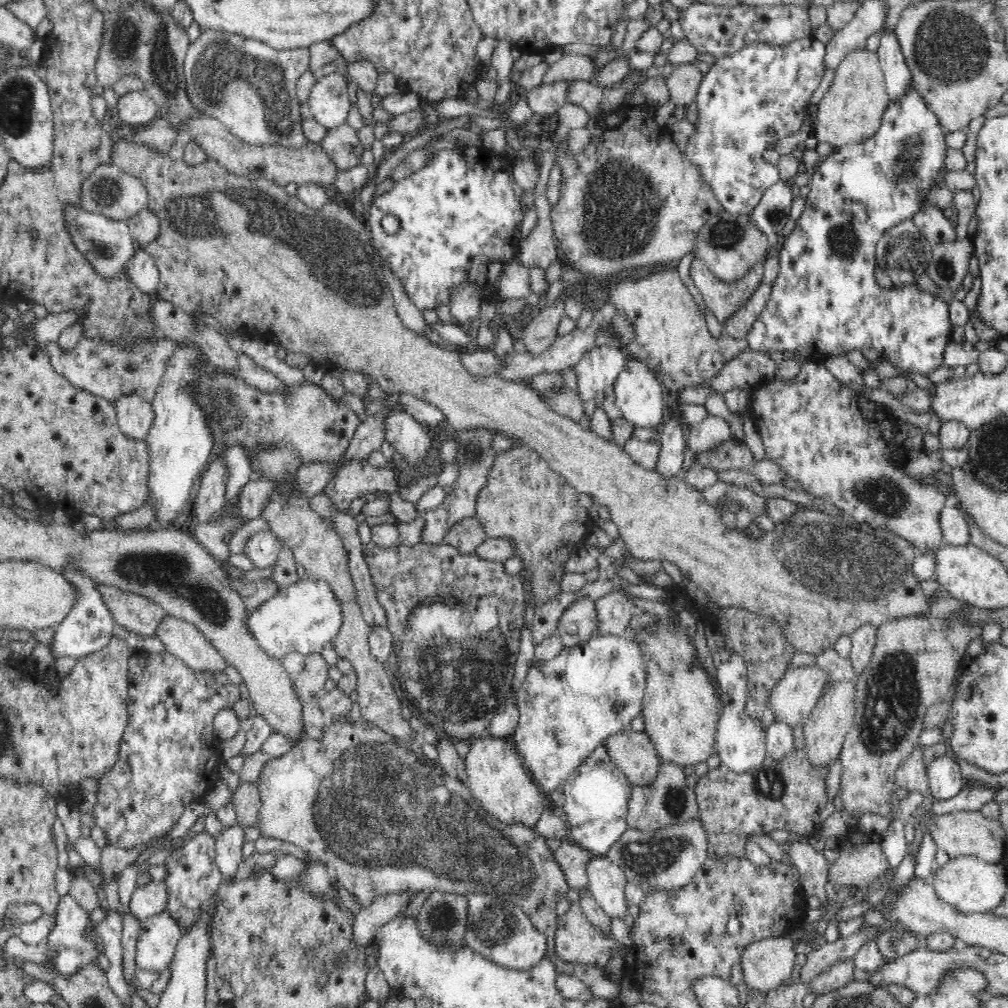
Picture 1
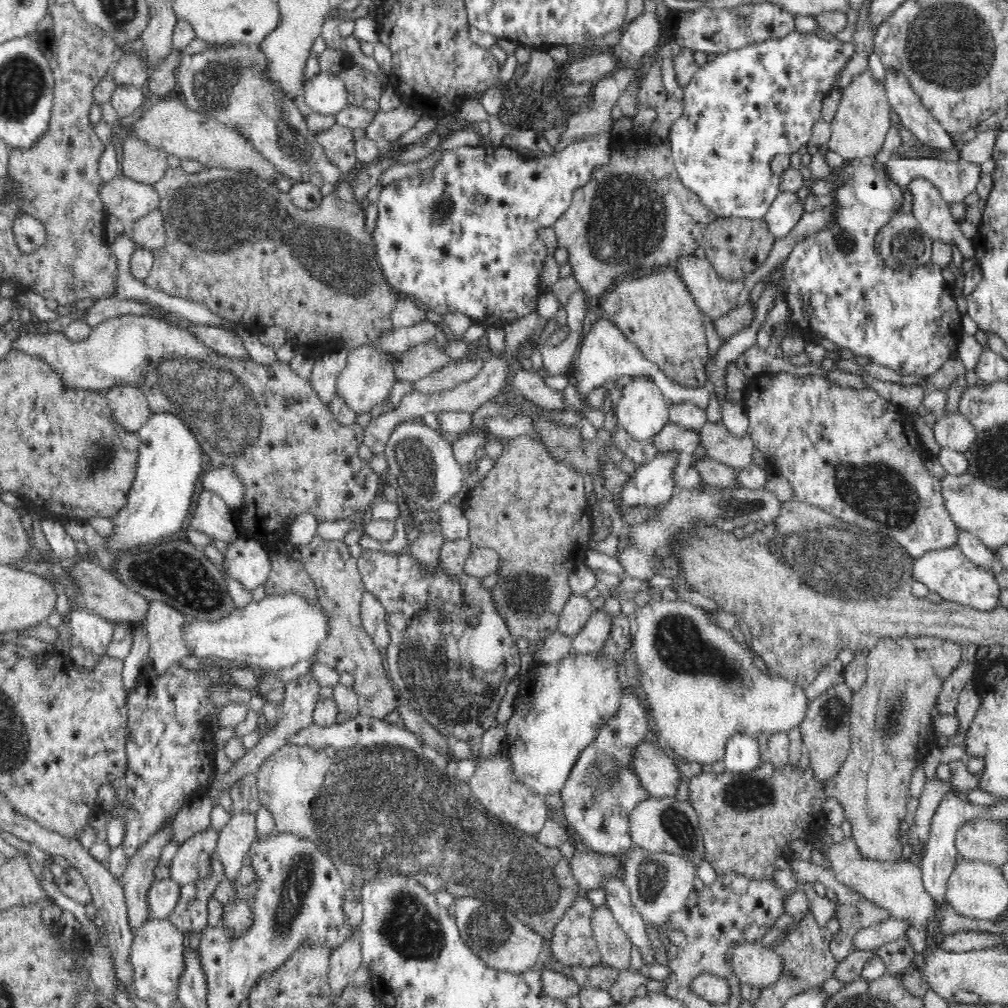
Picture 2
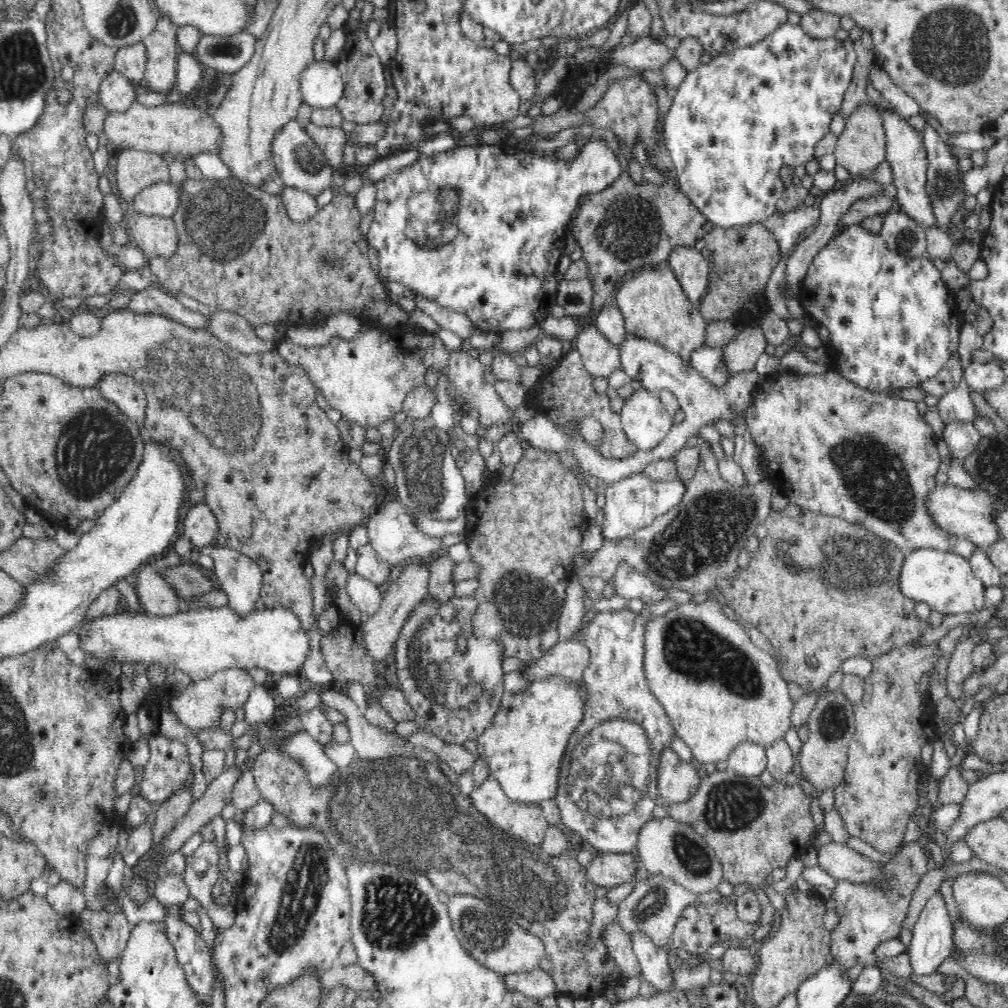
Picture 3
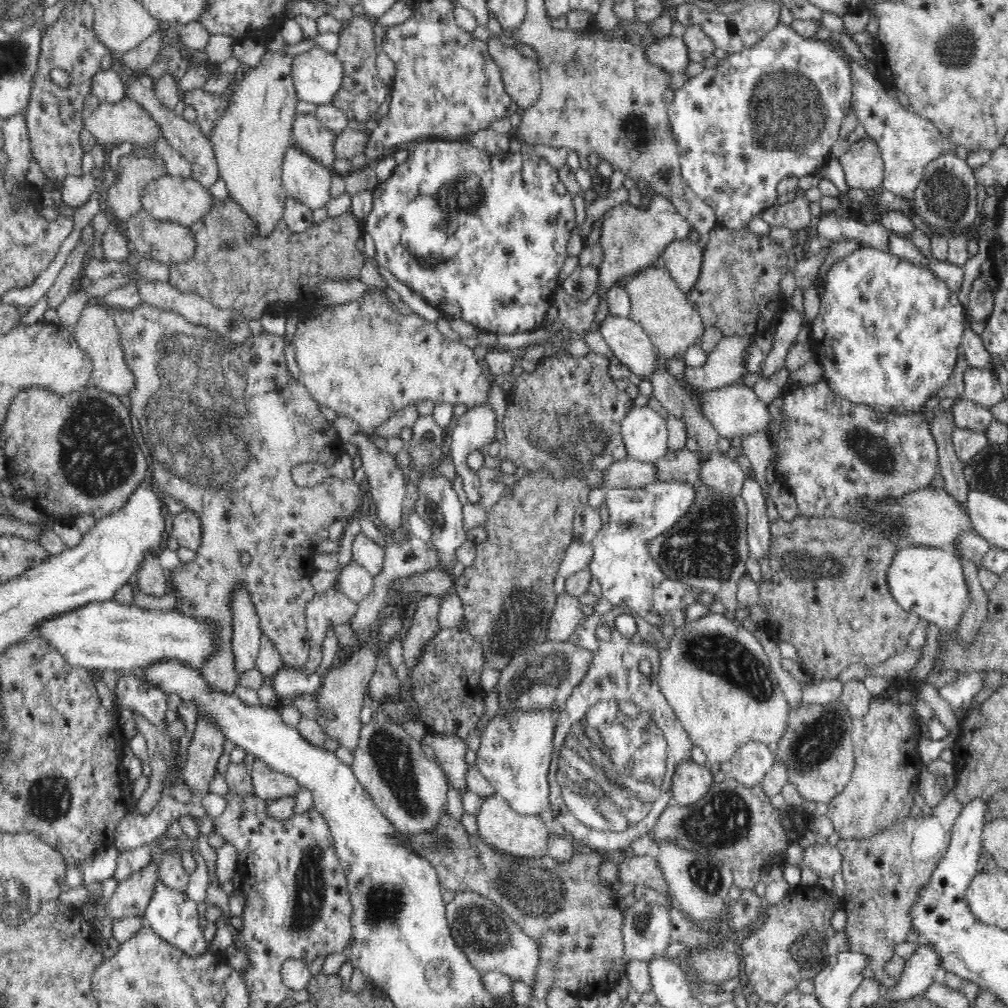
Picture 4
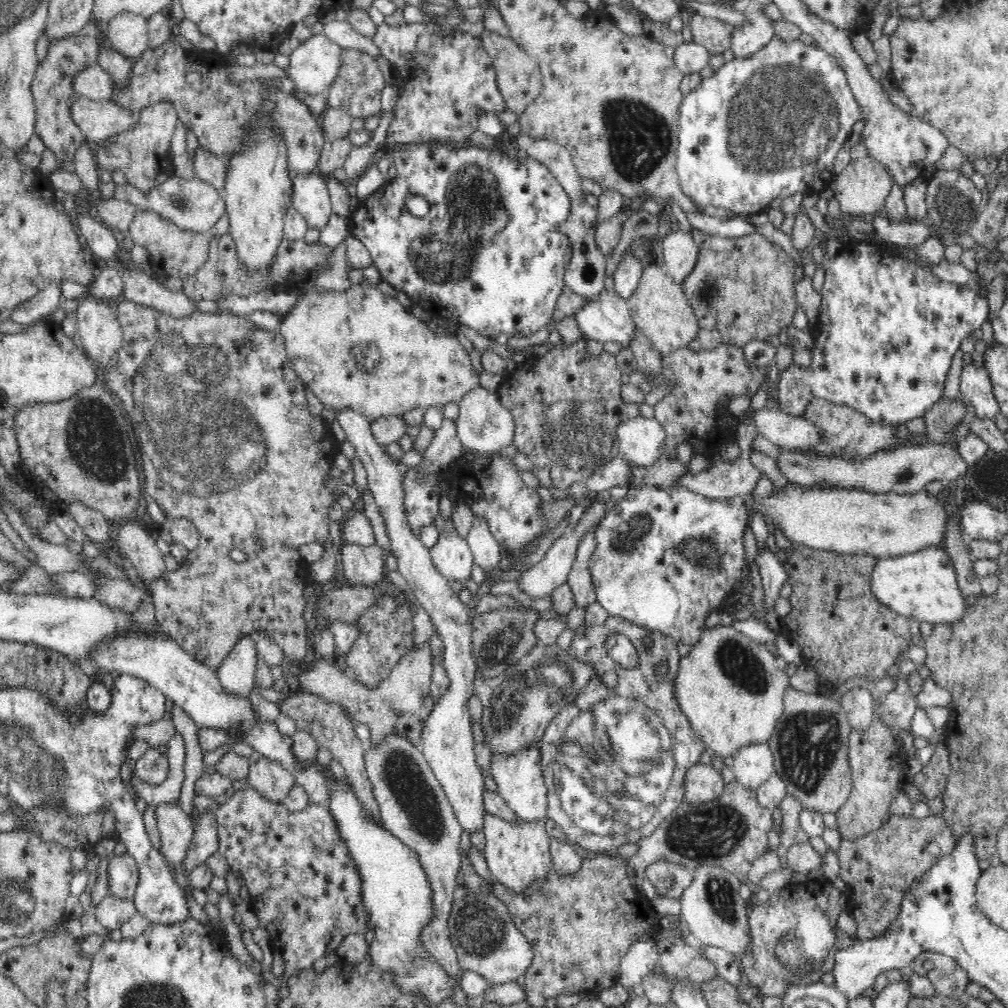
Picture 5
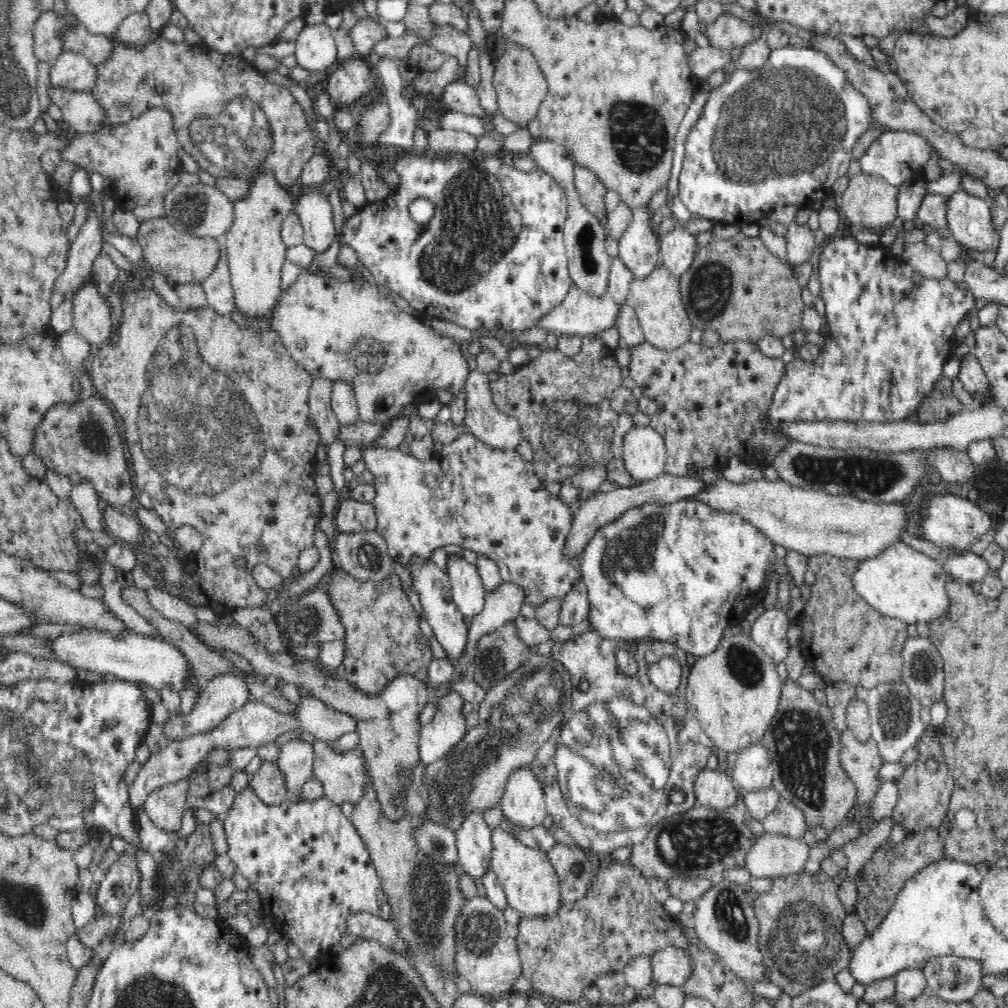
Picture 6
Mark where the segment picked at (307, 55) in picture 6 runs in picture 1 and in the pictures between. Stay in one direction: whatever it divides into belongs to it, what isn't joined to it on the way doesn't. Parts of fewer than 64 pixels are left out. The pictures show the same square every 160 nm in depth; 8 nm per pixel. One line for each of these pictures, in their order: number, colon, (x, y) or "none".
1: (328, 101)
2: (325, 93)
3: (321, 83)
4: (317, 74)
5: (314, 64)

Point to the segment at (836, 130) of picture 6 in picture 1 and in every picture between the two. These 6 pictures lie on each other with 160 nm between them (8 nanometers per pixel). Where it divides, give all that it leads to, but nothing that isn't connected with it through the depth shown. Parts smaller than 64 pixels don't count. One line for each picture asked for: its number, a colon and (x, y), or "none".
1: (749, 99)
2: (742, 109)
3: (734, 123)
4: (773, 111)
5: (767, 127)

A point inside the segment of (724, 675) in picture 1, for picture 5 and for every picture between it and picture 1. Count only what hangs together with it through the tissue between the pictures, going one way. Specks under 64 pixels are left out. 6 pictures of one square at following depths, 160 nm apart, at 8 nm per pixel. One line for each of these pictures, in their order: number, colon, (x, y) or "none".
2: (742, 755)
3: (748, 760)
4: (751, 764)
5: (753, 764)

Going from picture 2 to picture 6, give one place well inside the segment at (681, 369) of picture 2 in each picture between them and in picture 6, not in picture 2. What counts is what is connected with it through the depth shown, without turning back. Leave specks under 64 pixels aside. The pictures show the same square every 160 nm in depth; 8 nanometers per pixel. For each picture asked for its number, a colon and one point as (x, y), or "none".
3: (654, 306)
4: (664, 311)
5: (660, 309)
6: (656, 299)

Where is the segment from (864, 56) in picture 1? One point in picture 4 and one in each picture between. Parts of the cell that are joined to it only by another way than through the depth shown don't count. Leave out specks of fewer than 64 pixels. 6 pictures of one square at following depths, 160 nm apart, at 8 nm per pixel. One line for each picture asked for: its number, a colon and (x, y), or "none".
2: (862, 120)
3: (861, 147)
4: (863, 167)

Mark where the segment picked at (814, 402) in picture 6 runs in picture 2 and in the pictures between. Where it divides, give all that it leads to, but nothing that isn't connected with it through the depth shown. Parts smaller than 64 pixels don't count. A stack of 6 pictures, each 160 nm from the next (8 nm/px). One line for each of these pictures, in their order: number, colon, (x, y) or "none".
2: (838, 286)
3: (894, 323)
4: (888, 335)
5: (890, 327)

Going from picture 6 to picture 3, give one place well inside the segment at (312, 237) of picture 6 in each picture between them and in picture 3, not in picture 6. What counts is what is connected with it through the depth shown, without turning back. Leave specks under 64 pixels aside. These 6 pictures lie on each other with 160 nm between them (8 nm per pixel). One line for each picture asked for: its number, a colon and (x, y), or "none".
3: (301, 165)
4: (306, 180)
5: (310, 198)

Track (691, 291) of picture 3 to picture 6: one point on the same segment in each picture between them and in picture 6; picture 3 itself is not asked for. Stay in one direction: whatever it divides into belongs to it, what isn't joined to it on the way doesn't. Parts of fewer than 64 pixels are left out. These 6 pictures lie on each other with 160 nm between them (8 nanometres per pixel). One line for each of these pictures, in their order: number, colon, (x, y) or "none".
4: (683, 258)
5: (680, 251)
6: (677, 247)

